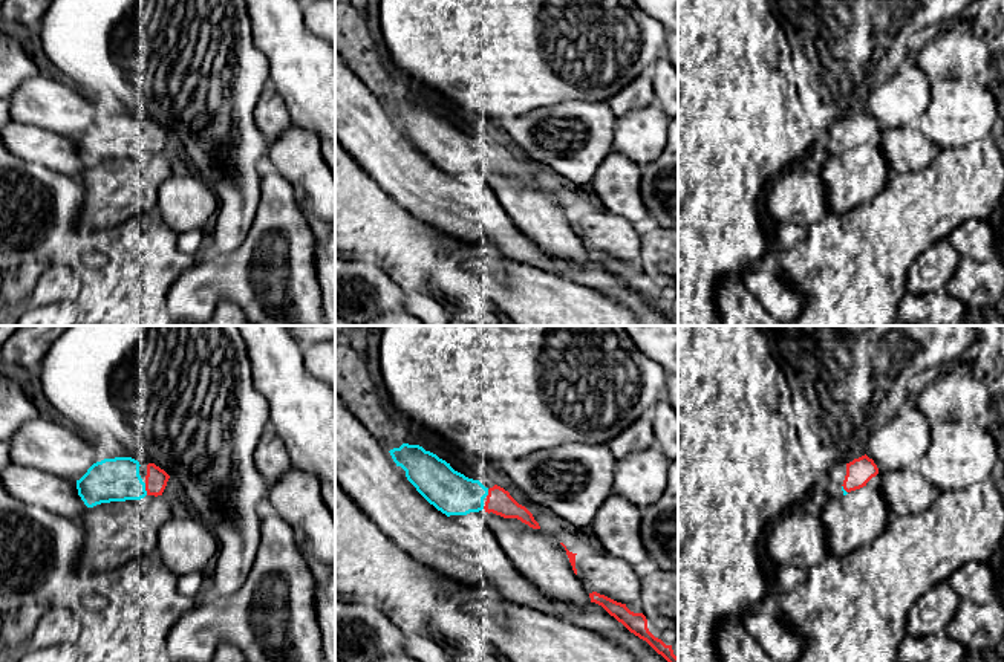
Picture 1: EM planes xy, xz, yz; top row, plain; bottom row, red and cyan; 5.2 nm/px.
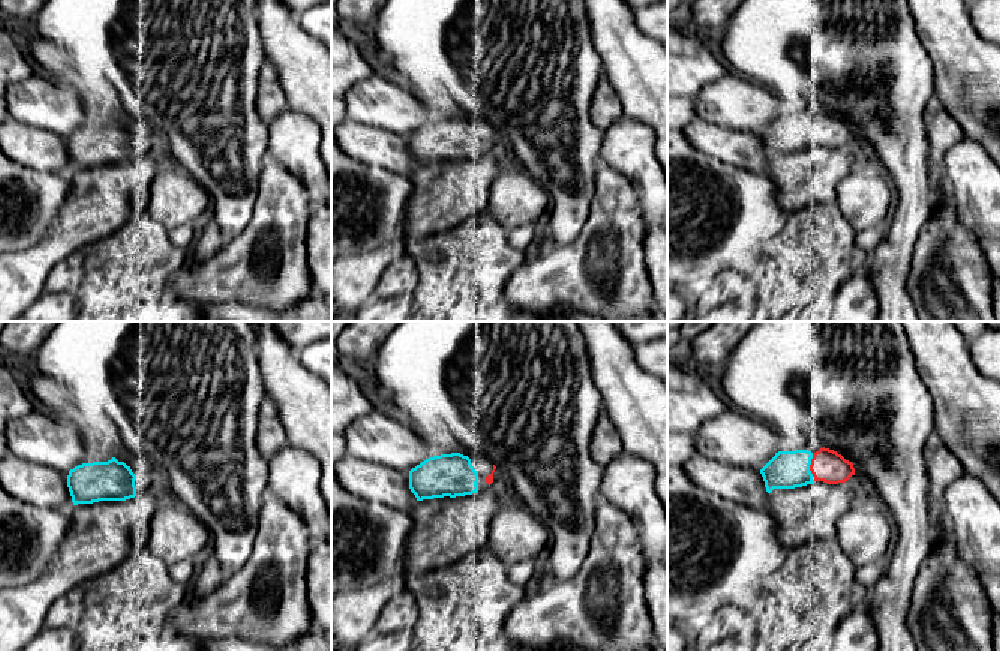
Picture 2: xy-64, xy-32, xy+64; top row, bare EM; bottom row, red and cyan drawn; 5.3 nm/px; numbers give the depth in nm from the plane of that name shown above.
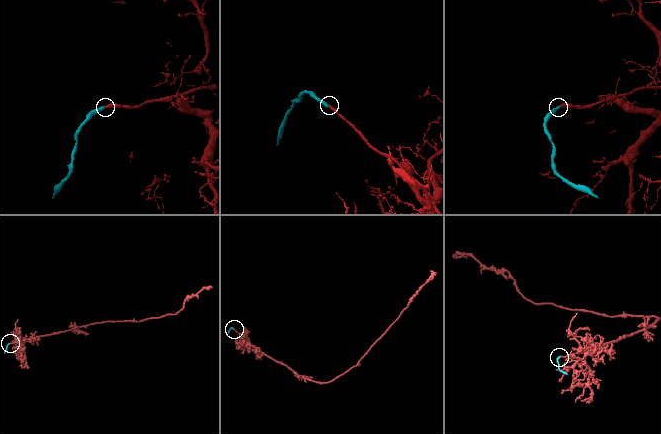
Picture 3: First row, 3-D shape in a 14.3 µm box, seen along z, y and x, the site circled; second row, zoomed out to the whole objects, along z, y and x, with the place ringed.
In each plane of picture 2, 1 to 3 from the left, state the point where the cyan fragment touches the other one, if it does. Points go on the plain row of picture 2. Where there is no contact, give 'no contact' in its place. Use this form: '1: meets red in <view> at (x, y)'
1: no contact
2: no contact
3: meets red in xy+64 at (810, 129)

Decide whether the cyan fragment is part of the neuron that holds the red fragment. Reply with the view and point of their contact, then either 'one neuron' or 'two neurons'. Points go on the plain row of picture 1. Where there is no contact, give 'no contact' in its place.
contact xy (146, 147); one neuron

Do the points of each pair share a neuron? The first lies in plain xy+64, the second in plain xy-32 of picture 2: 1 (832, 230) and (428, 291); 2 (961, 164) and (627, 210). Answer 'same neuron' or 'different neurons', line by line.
1: same neuron
2: different neurons

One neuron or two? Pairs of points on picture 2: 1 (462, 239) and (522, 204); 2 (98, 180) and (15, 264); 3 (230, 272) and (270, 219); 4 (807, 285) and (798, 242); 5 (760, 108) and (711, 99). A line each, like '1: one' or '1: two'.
1: two
2: one
3: one
4: one
5: one

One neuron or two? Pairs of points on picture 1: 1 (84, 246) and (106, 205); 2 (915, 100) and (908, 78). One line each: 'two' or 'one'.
1: two
2: one

